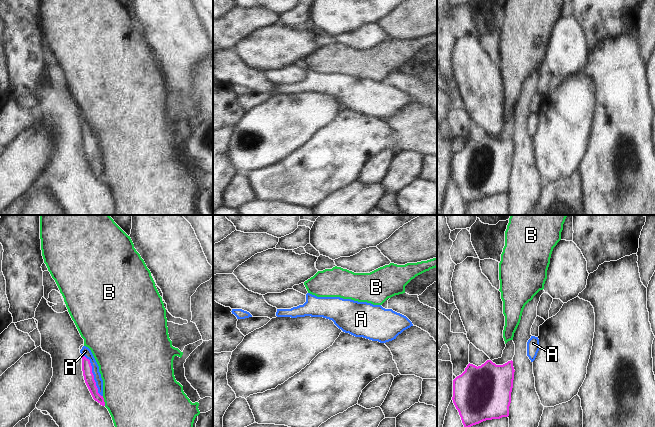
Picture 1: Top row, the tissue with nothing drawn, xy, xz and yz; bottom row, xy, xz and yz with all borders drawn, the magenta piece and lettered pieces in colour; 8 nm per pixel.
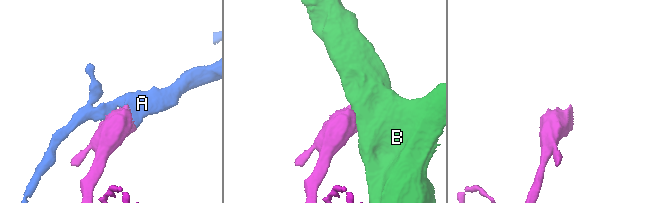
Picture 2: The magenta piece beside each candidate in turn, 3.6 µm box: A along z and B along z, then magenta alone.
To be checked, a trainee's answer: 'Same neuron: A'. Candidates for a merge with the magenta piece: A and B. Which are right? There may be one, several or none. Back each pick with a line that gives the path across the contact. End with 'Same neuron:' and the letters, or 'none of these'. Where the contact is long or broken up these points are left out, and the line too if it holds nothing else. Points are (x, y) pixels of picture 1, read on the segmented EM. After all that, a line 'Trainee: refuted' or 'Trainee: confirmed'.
A: across xy (86, 365), (93, 375), (85, 351)
Same neuron: A
Trainee: confirmed

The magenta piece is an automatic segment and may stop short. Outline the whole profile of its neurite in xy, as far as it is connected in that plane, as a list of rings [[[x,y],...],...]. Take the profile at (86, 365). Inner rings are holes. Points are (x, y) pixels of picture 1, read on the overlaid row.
[[[83,346],[80,350],[82,355],[82,371],[85,383],[95,401],[105,406],[103,398],[103,380],[99,372],[99,366],[91,350]]]

